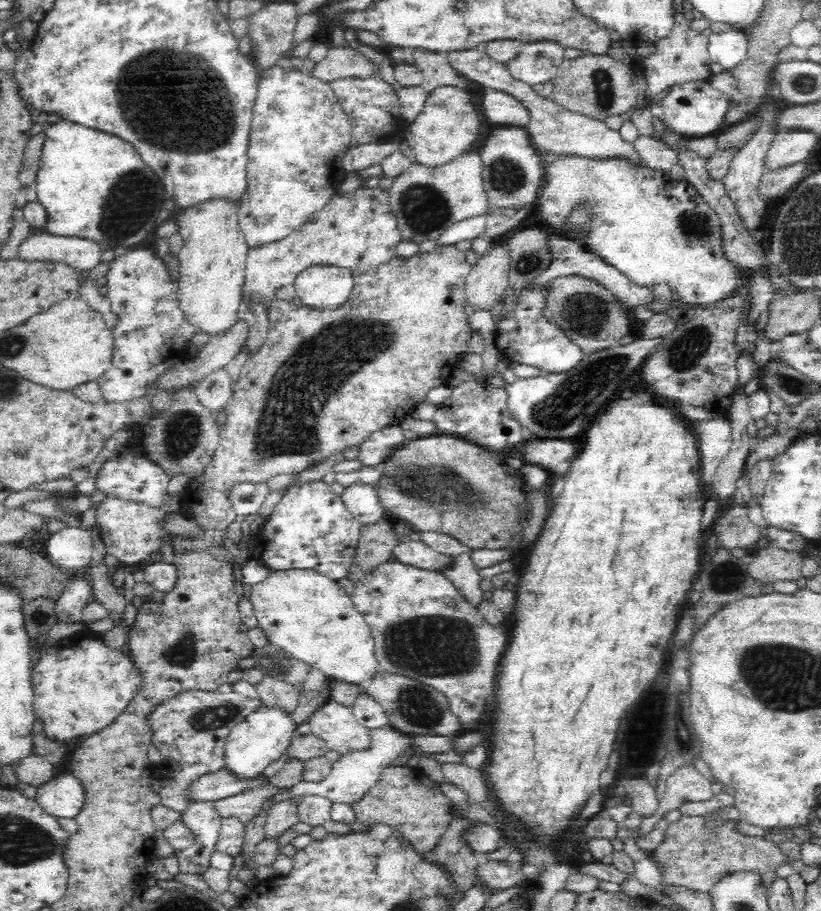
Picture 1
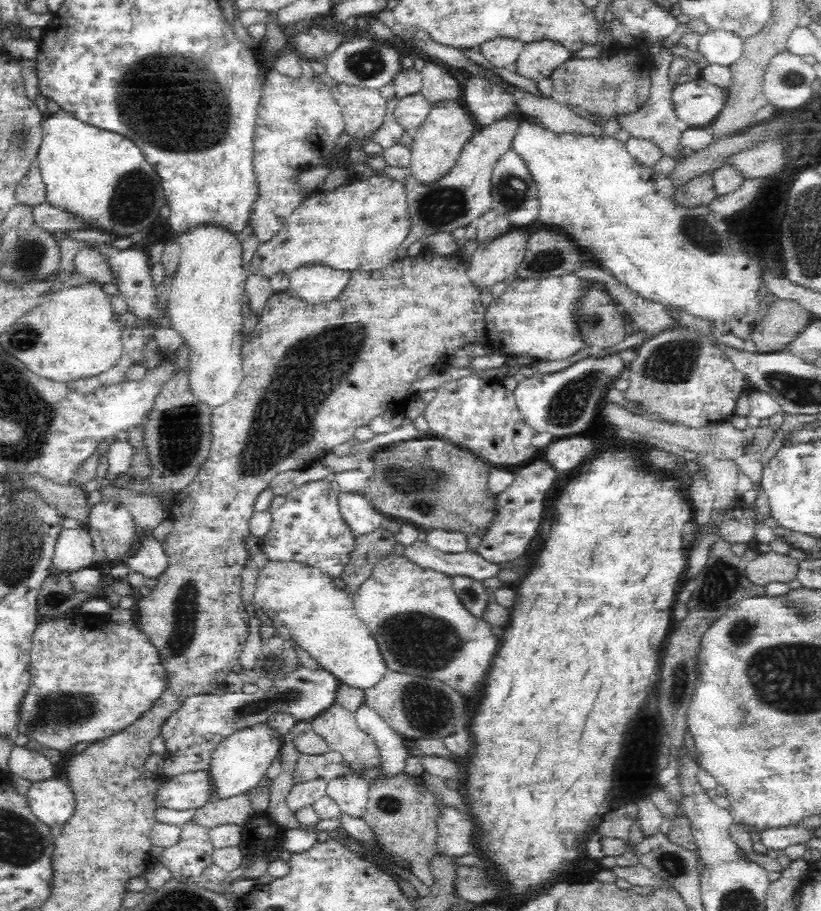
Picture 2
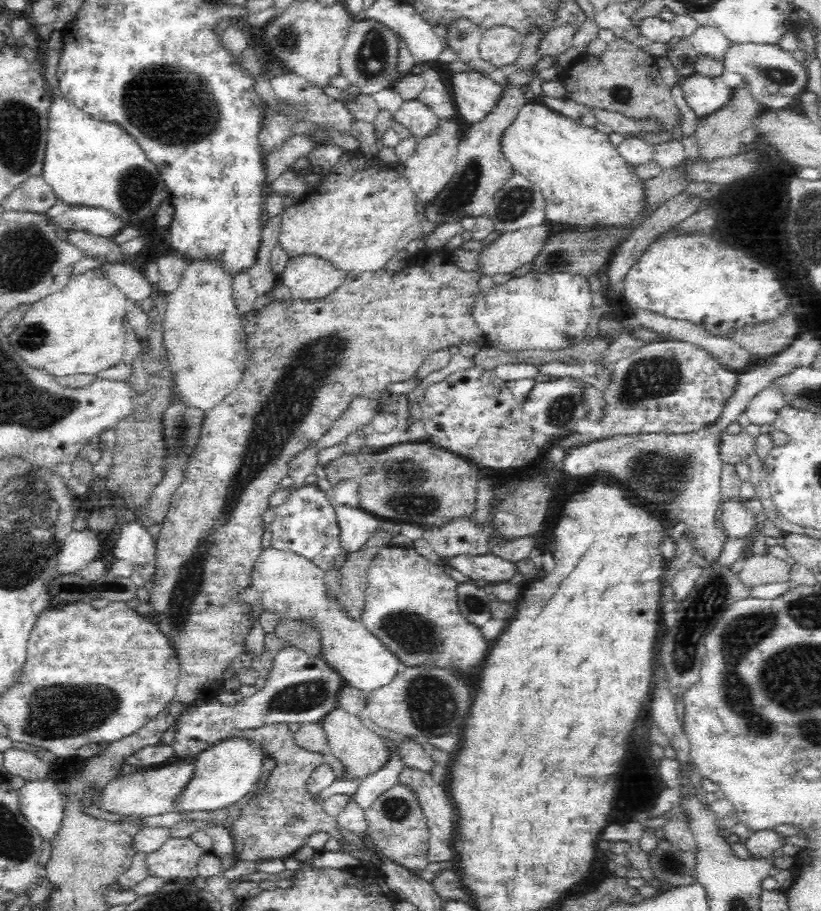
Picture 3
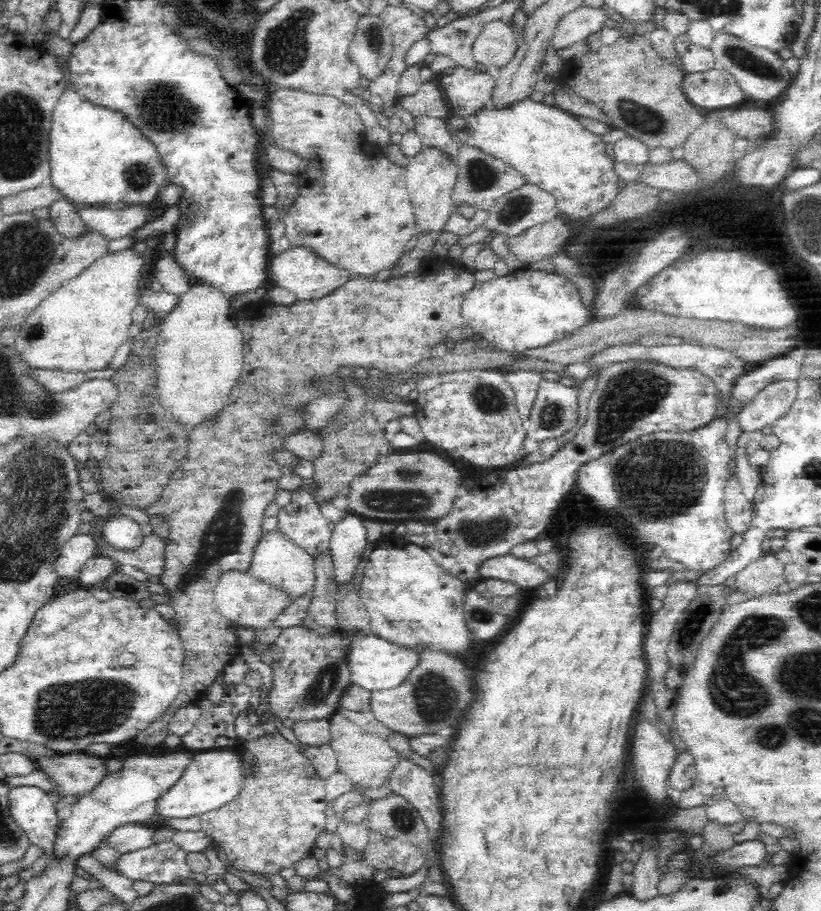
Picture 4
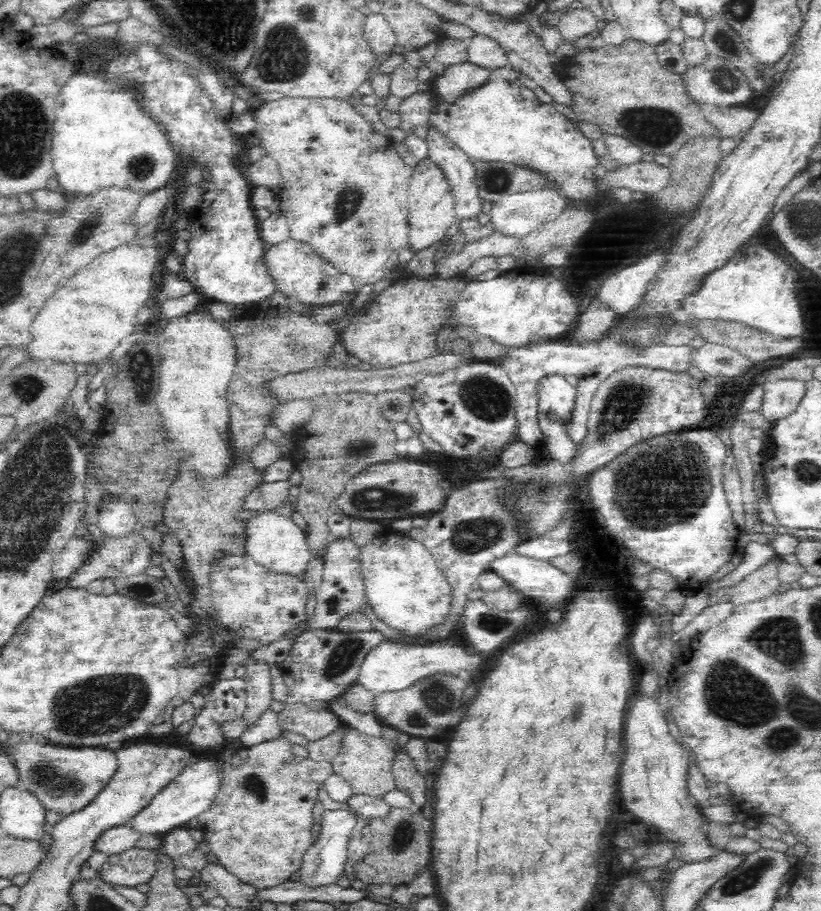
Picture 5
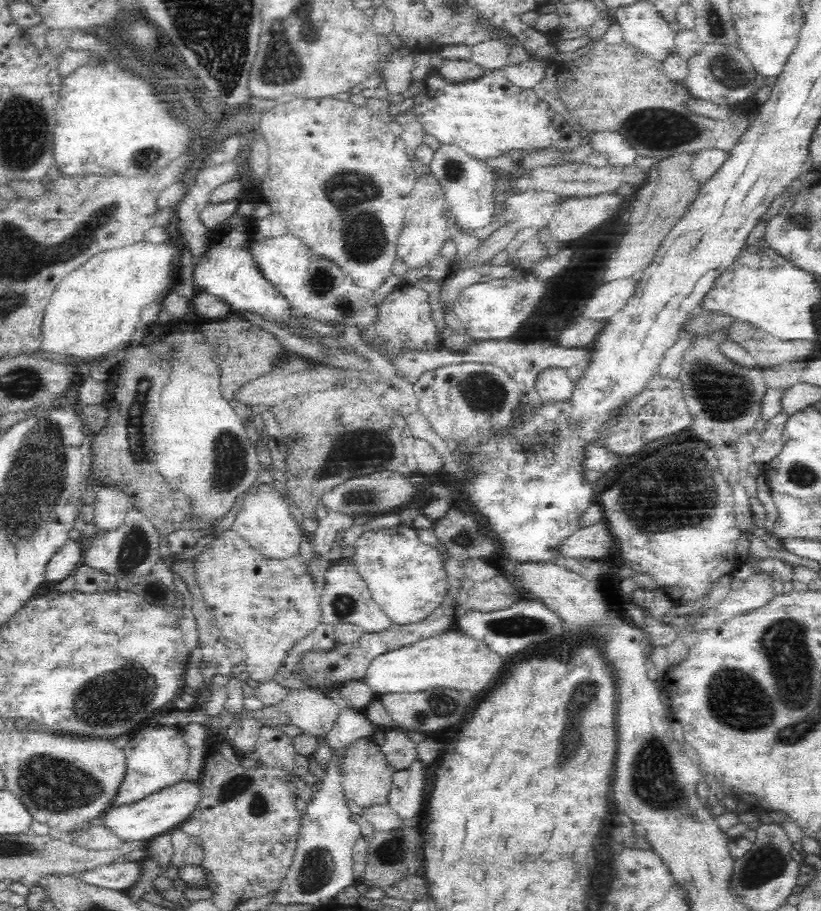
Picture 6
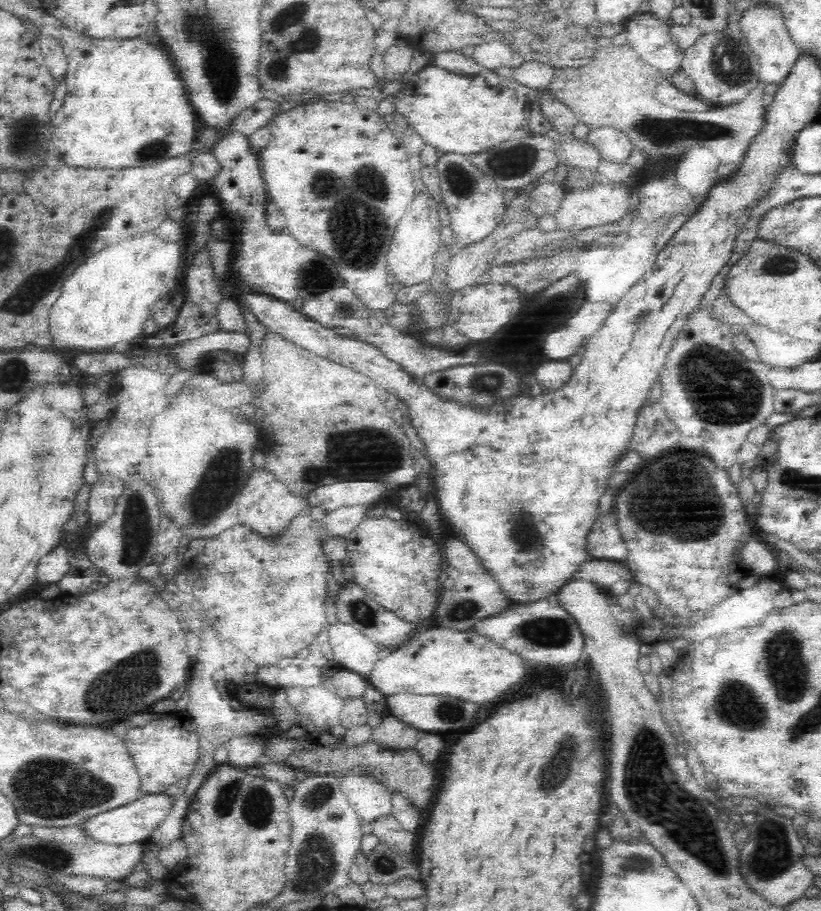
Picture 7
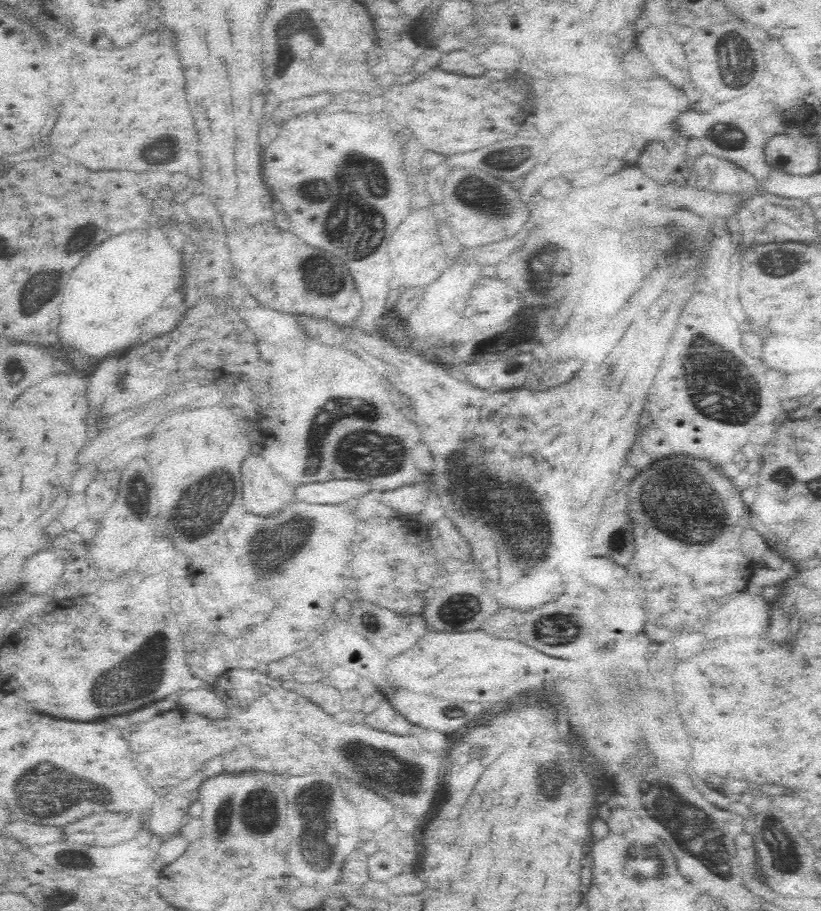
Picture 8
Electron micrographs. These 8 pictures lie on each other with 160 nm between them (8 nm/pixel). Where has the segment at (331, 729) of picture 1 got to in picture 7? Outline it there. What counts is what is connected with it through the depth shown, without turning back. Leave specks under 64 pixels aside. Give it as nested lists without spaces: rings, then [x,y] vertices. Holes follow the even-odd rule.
[[[352,770],[339,783],[347,801],[367,831],[380,816],[393,814],[391,791],[386,791],[381,784],[365,776],[361,770]]]

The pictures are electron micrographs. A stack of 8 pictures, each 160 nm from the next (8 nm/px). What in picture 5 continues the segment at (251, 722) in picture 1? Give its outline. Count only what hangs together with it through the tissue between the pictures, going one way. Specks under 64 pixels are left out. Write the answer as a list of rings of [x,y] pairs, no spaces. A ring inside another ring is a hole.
[[[209,754],[200,758],[182,772],[170,784],[167,784],[152,800],[131,816],[126,825],[132,832],[140,835],[157,835],[162,837],[171,830],[185,828],[188,820],[196,818],[204,812],[213,801],[217,793],[216,765],[210,760]]]

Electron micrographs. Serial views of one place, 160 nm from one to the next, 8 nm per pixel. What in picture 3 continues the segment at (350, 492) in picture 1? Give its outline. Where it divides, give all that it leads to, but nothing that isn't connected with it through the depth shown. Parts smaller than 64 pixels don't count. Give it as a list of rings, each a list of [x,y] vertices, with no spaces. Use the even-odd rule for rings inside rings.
[[[335,505],[340,548],[346,555],[358,552],[378,526],[378,518],[358,506]]]

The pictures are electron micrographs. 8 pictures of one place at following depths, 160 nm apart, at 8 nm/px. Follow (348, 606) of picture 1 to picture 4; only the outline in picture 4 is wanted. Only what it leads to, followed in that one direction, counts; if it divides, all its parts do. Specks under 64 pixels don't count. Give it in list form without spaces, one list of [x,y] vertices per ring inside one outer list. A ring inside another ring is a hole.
[[[262,531],[257,540],[248,570],[264,583],[286,589],[294,600],[298,595],[314,587],[314,557],[306,549],[296,545],[284,531]],[[371,632],[347,634],[348,638],[353,641],[349,653],[351,683],[365,690],[372,692],[400,687],[408,679],[416,665],[420,664],[421,655],[417,650],[394,644]]]

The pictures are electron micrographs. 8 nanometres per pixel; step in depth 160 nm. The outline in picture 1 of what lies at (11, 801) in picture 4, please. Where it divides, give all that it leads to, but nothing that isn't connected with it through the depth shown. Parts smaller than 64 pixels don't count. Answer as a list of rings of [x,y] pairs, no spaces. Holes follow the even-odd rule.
[[[64,774],[52,778],[37,787],[35,801],[40,805],[41,811],[54,818],[75,818],[83,807],[84,789],[73,774]]]

